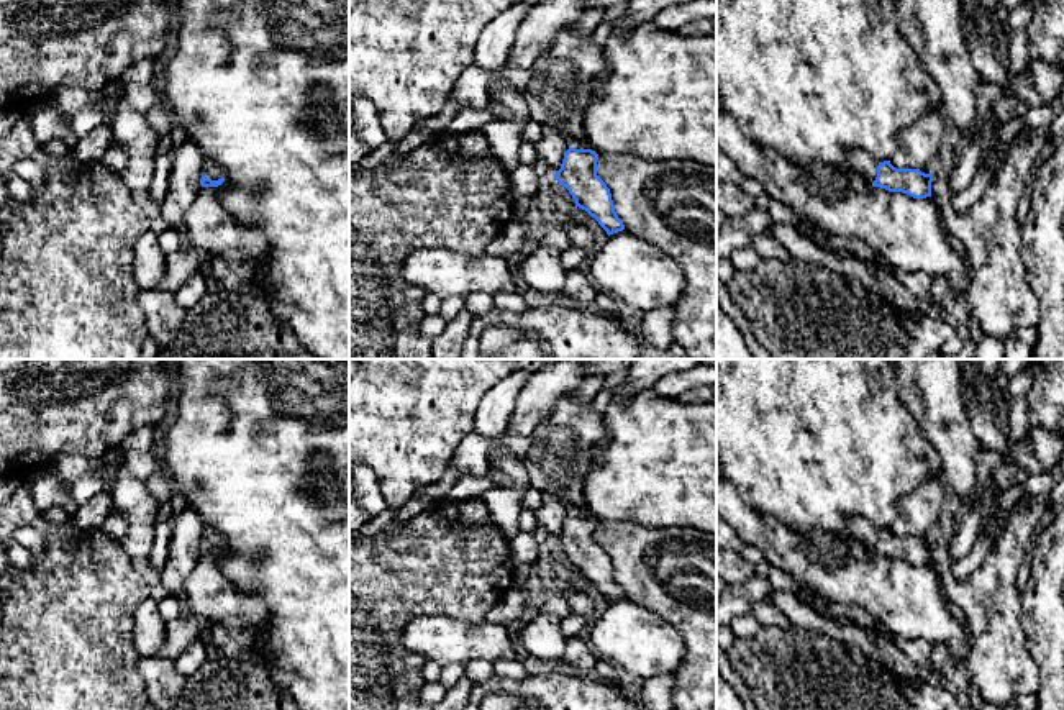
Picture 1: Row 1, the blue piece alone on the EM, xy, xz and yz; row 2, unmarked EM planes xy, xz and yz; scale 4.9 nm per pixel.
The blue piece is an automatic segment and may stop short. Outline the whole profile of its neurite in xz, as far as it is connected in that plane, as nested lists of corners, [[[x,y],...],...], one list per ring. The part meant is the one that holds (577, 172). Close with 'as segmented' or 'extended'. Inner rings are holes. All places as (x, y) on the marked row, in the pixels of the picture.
[[[571,133],[562,134],[571,148],[566,151],[554,180],[569,190],[575,207],[593,216],[608,236],[623,231],[625,225],[615,212],[610,189],[597,175],[598,154]]]; extended

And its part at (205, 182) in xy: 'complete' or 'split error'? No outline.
split error

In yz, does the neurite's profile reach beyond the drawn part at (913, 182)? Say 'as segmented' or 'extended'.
extended

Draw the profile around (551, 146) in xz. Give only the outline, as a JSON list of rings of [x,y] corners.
[[[543,126],[543,134],[534,141],[539,166],[548,174],[561,169],[566,151],[571,148],[564,134],[551,126]]]

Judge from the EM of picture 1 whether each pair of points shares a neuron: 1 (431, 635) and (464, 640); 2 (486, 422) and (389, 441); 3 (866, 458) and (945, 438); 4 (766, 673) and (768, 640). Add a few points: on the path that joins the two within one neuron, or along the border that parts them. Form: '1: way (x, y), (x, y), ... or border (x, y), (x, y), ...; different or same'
1: way (440, 638), (456, 640); same
2: border (491, 389), (474, 415), (472, 430); different
3: border (907, 409), (936, 451), (940, 471); different
4: way (758, 664), (759, 648); same

